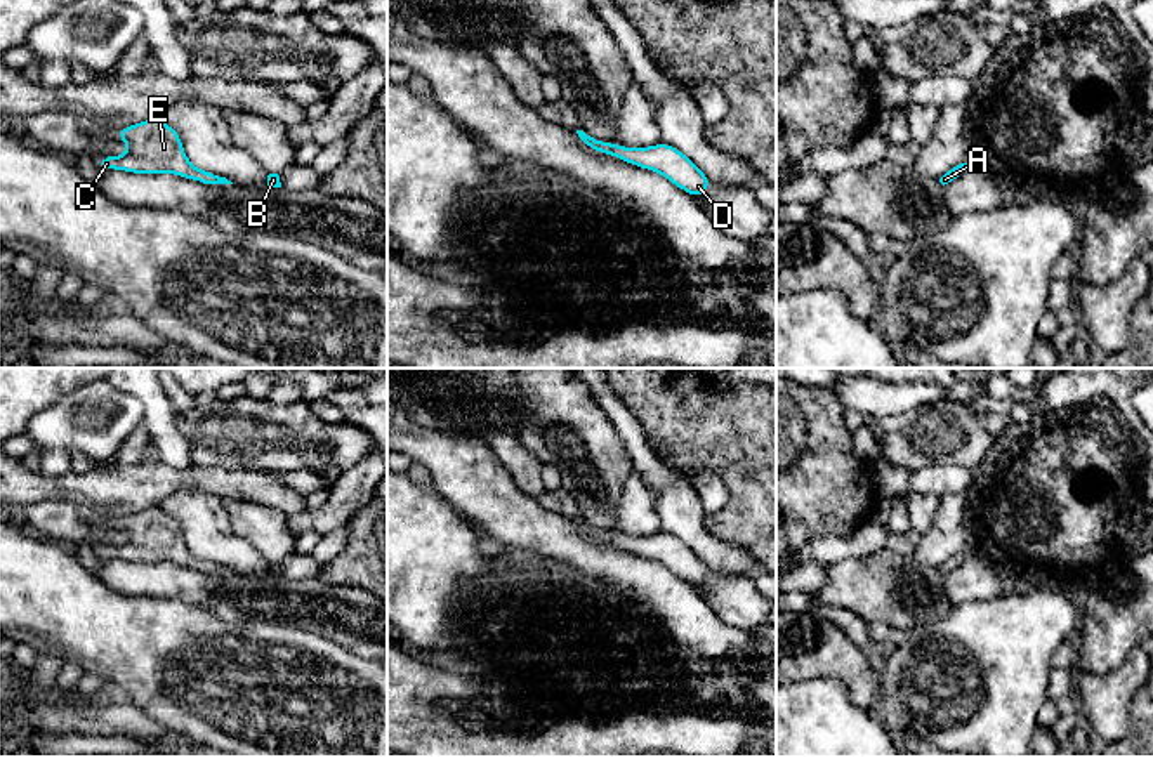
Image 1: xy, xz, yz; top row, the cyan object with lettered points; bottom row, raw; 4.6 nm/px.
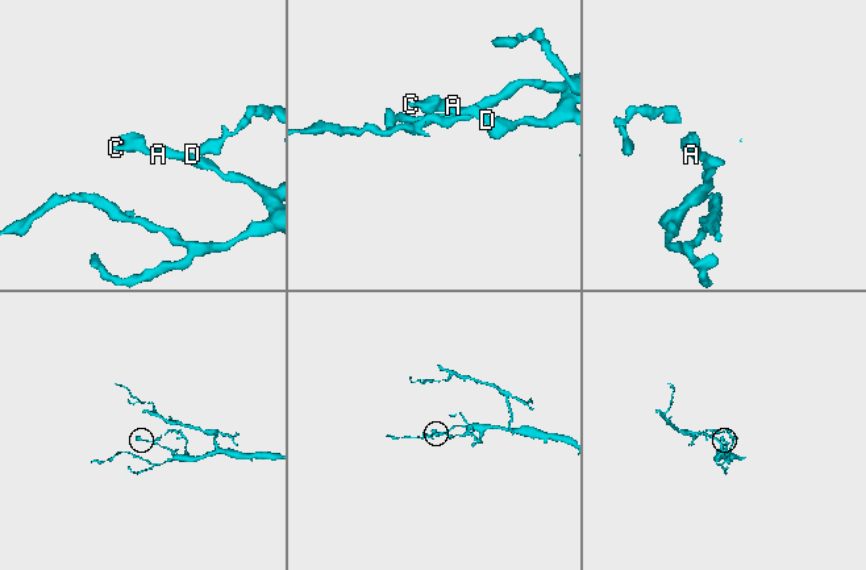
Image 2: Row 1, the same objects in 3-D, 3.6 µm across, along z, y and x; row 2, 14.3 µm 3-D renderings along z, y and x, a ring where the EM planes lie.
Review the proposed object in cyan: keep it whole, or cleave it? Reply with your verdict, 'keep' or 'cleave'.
keep

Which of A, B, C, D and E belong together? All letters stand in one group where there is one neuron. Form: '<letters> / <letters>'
A B C D E

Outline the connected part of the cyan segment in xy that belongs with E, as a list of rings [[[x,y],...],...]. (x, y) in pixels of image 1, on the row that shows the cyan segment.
[[[160,118],[120,128],[115,137],[128,142],[128,153],[108,156],[101,163],[102,168],[134,174],[170,172],[203,184],[233,184],[226,177],[193,167],[182,151],[179,134]]]

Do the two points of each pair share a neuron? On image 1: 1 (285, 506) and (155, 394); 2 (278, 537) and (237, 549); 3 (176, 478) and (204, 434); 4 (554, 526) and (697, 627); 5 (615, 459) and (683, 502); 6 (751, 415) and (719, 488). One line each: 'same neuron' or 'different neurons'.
1: different neurons
2: different neurons
3: different neurons
4: same neuron
5: different neurons
6: different neurons

